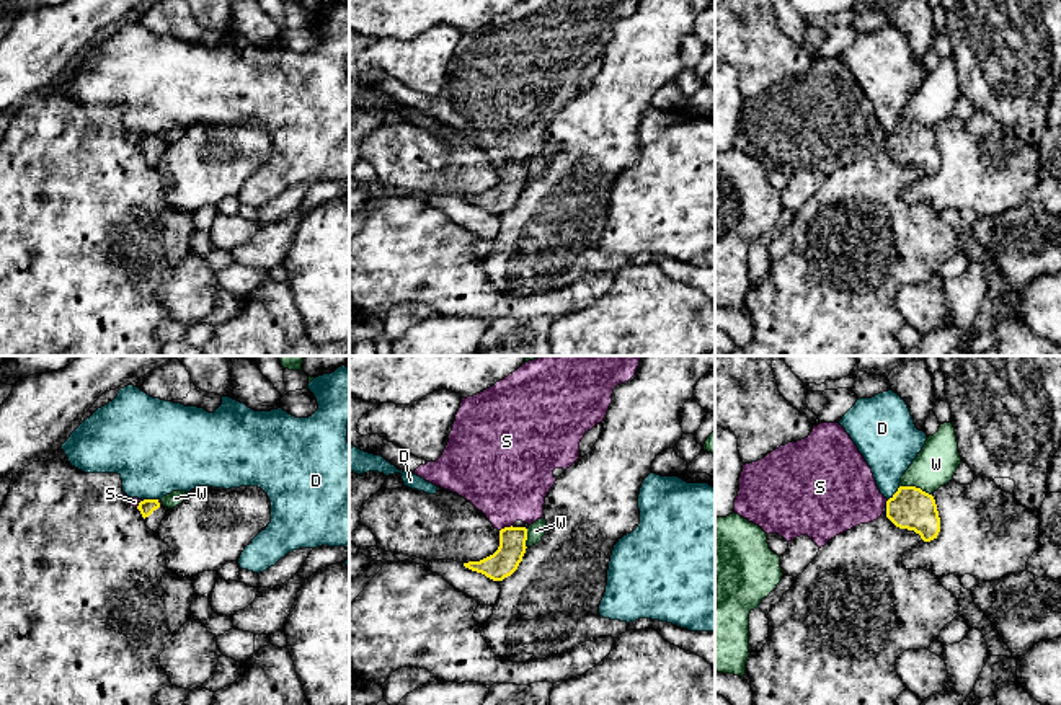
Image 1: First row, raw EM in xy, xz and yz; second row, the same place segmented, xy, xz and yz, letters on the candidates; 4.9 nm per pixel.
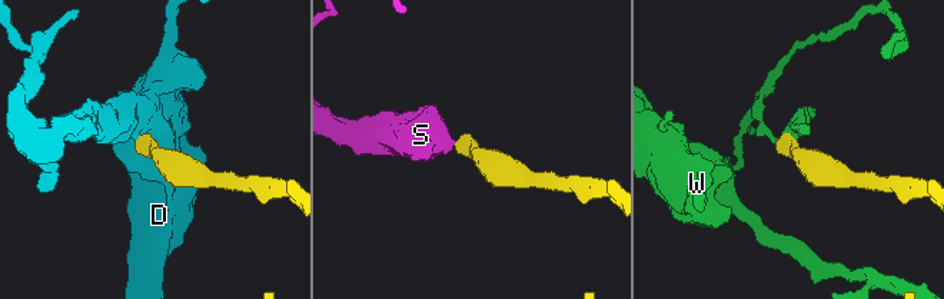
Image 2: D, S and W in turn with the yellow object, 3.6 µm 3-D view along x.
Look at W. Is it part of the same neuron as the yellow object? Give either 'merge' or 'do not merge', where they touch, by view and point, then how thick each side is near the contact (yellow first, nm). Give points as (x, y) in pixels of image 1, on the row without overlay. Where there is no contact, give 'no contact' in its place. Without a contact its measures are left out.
do not merge | yz (914, 121) | 200/200 nm

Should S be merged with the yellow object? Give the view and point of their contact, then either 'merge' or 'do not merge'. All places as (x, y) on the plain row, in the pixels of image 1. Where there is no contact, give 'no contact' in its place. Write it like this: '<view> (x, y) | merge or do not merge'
xz (505, 162) | merge

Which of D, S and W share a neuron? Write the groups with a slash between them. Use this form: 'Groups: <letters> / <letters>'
Groups: D / S / W

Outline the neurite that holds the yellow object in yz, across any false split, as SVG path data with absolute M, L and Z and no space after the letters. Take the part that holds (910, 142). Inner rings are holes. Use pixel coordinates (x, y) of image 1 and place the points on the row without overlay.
M819 57L808 72L743 100L735 147L787 176L808 170L819 183L860 158L886 150L924 176L937 173L932 129L899 121L886 134L872 103L839 57Z

